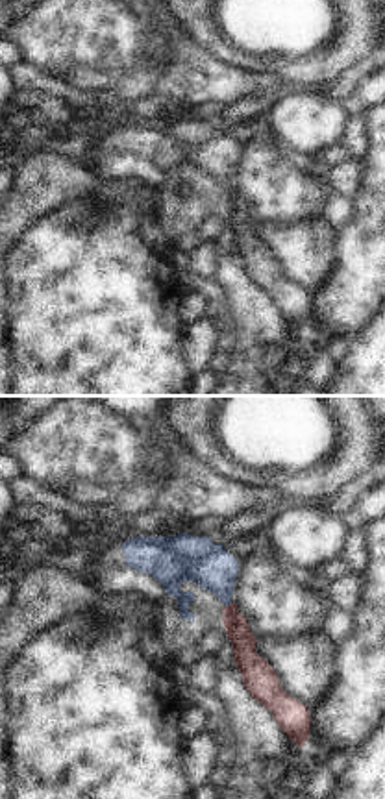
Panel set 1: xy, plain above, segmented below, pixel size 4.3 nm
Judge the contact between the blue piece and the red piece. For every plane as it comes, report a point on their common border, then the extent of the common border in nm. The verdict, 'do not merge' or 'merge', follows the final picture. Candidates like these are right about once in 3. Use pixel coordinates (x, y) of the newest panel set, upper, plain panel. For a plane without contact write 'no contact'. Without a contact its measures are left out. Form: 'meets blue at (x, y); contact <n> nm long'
meets blue at (228, 189); contact 40 nm long

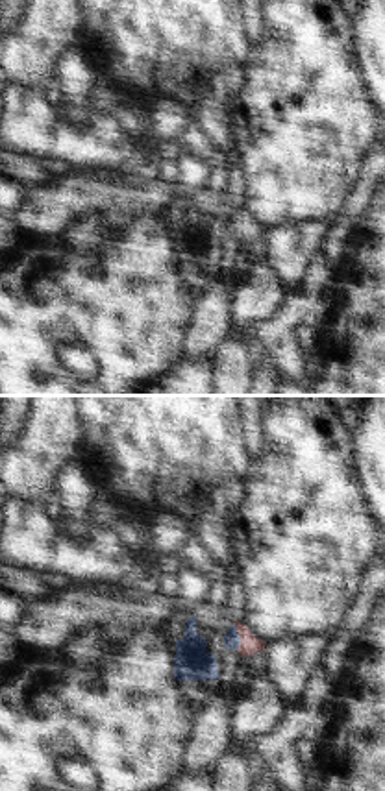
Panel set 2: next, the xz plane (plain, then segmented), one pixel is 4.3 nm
meets blue at (237, 222); contact 130 nm long

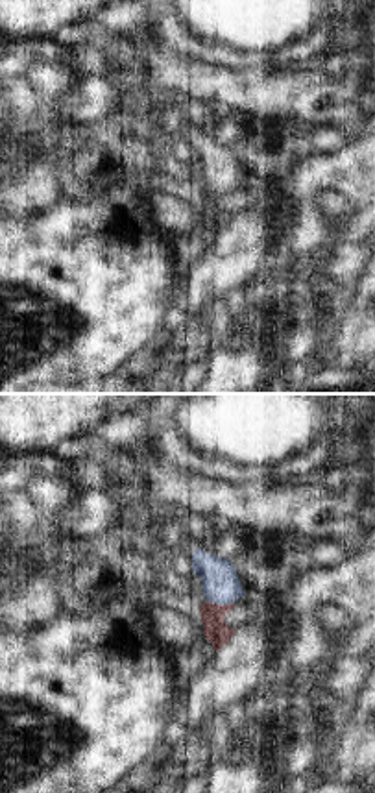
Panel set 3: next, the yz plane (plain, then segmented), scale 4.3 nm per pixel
meets blue at (220, 189); contact 130 nm long

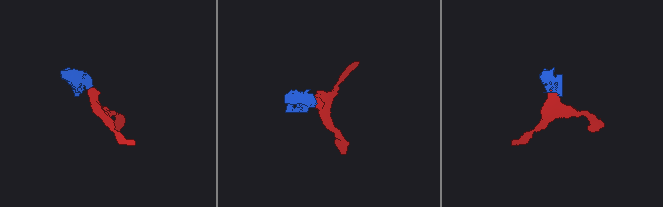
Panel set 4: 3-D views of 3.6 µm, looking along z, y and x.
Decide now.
merge

